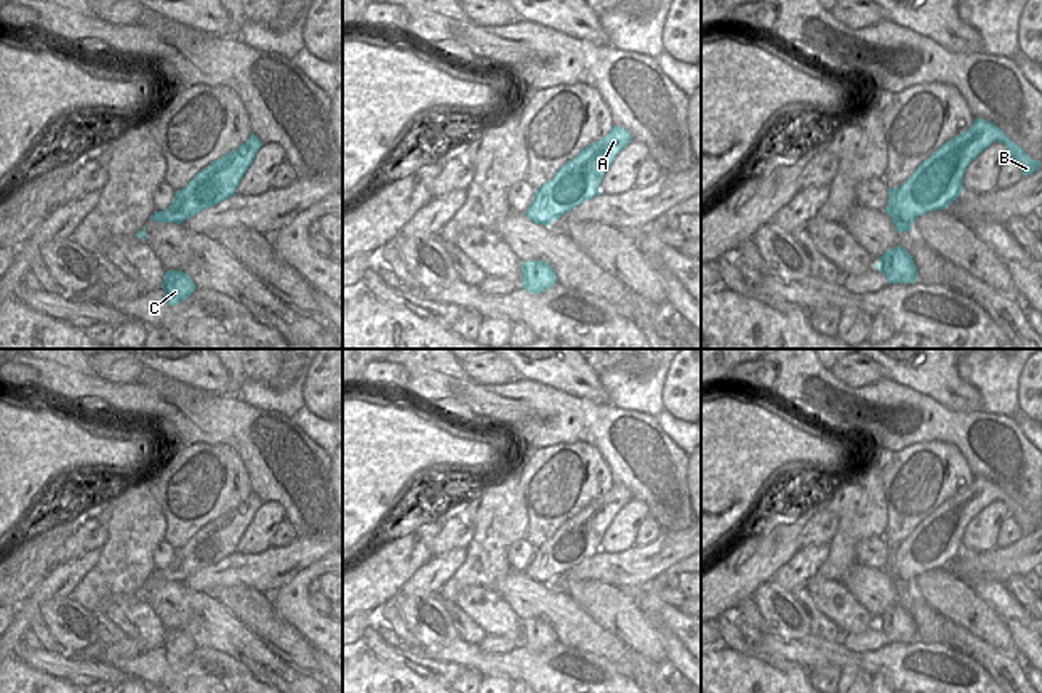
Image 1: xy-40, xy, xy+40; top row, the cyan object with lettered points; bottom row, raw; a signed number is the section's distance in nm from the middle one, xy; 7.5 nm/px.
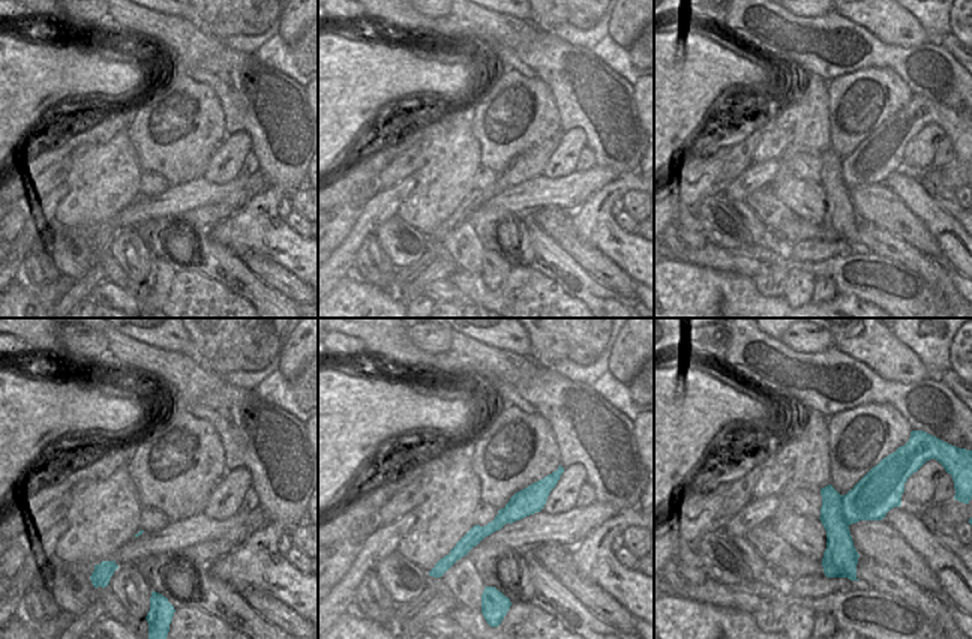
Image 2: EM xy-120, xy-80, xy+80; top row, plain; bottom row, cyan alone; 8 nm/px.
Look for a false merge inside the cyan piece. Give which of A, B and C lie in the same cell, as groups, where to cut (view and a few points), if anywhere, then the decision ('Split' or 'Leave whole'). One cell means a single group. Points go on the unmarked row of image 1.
Groups: A B / C. Split along xy+40 (898, 548), (893, 557), (893, 575), (909, 583). Split.

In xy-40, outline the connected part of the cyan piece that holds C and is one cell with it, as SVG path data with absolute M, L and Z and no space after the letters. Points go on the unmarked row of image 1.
M166 629L162 647L168 664L179 663L195 650L192 637L181 629Z

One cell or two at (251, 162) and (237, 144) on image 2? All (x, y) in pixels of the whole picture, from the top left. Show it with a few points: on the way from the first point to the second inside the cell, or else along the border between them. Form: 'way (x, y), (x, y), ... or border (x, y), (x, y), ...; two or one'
border (251, 149), (239, 173); two

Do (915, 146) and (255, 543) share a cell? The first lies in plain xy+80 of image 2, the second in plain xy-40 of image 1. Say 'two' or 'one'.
one

